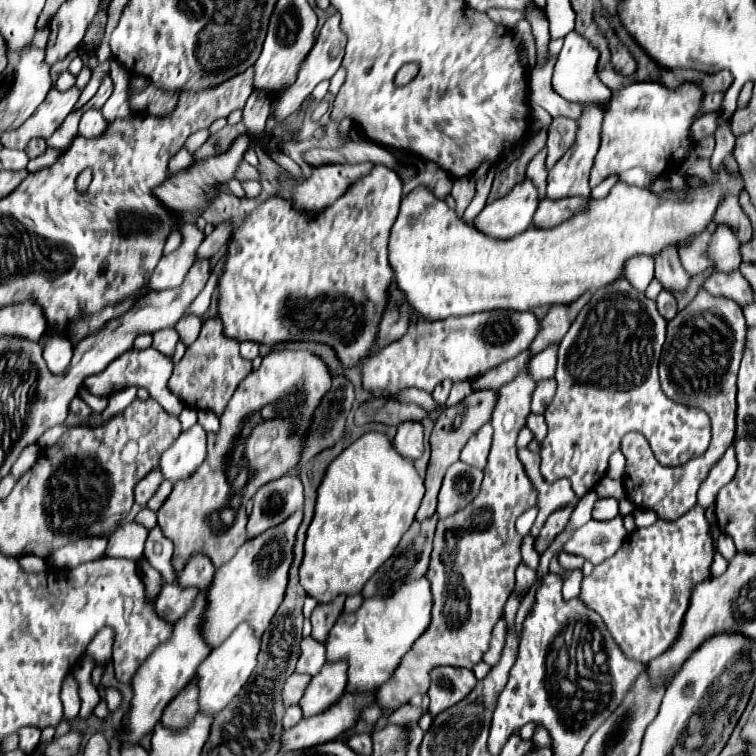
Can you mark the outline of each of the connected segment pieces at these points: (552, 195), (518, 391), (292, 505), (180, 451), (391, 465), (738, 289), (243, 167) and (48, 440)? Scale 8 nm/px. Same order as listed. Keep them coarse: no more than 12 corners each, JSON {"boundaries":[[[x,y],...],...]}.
{"boundaries":[[[583,109],[575,145],[547,175],[547,197],[589,197],[605,109]],[[537,383],[499,389],[479,493],[437,523],[435,597],[377,705],[473,669],[515,589],[537,491],[515,447]],[[289,473],[253,497],[249,537],[303,507],[303,485]],[[201,425],[183,431],[159,459],[163,479],[177,483],[205,457]],[[387,435],[329,465],[299,577],[361,593],[425,487]],[[713,271],[705,281],[711,295],[739,305],[753,301],[753,289],[739,271]],[[241,161],[235,179],[241,183],[259,181],[259,171],[247,161]],[[67,425],[47,429],[39,437],[41,447],[53,445],[69,429]]]}

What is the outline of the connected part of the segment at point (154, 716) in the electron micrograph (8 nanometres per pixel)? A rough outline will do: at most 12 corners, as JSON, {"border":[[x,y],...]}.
{"border":[[207,589],[137,669],[131,737],[155,727],[211,647],[201,635]]}

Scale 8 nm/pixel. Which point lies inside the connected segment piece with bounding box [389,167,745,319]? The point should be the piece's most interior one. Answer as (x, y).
(443, 267)

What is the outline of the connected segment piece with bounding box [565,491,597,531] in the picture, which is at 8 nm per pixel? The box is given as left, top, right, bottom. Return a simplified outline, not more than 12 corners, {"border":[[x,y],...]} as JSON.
{"border":[[595,491],[581,497],[565,531],[575,531],[591,519]]}

